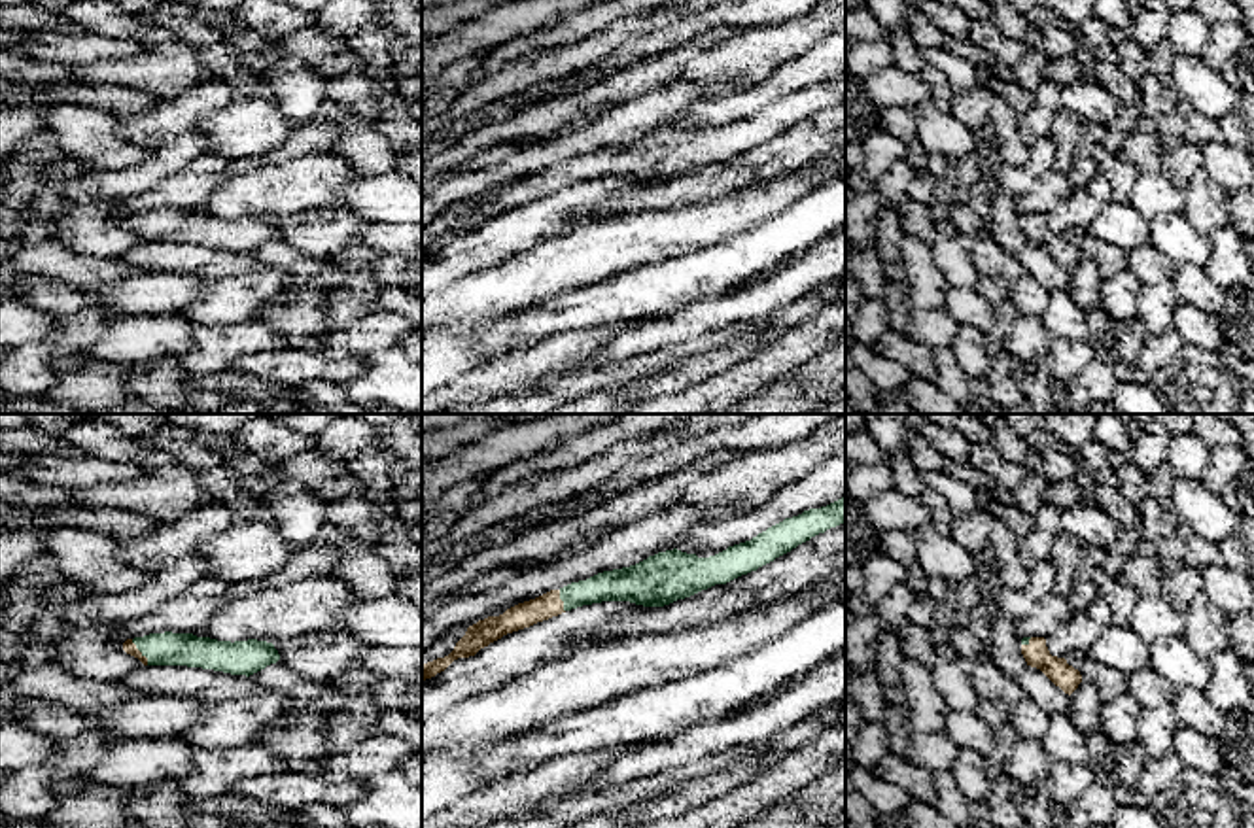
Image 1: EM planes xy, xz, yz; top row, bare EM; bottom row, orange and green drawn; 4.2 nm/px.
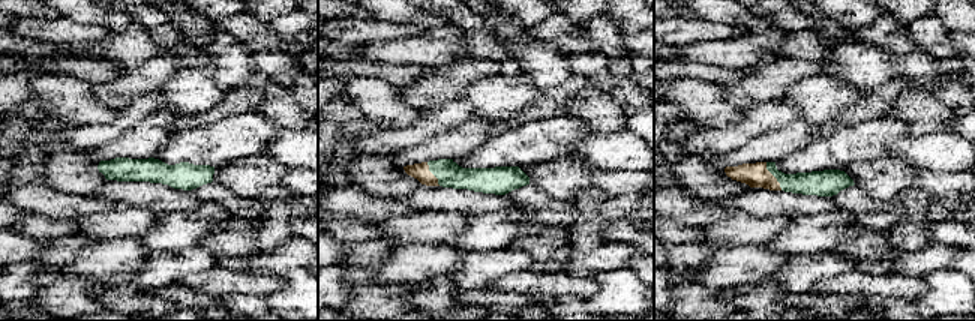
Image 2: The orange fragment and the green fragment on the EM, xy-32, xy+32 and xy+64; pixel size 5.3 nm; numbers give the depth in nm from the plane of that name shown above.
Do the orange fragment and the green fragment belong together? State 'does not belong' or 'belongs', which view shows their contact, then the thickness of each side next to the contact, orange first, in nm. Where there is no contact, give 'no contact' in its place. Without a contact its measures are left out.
belongs | xy | 60/140 nm

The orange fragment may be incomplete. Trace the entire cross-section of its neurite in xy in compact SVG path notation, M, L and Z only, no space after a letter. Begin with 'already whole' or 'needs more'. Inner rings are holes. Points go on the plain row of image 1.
needs more | M172 208L127 216L123 227L144 242L187 242L246 253L280 236L274 221L267 217L231 219Z

